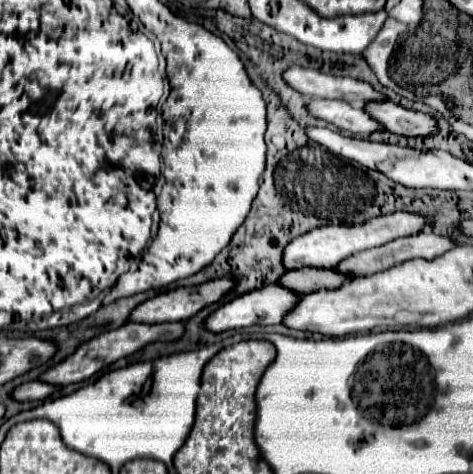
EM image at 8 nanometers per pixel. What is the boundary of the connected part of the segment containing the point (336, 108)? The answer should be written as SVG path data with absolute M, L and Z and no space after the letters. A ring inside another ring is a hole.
M307 100L307 110L319 120L325 120L339 130L349 132L361 132L369 134L373 130L383 130L379 122L375 122L363 108L355 108L349 102L343 100Z

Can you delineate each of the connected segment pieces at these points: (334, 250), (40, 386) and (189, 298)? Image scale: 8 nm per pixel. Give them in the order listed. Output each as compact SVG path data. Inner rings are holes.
M395 212L395 214L387 214L387 216L379 216L373 220L367 220L363 224L355 224L355 226L347 226L347 224L327 224L327 226L319 226L307 234L301 234L297 238L293 238L285 250L283 250L283 266L287 270L299 270L305 266L311 268L335 268L341 260L361 252L361 250L369 250L381 244L387 244L395 238L401 236L411 236L417 234L423 226L427 226L429 222L423 216L417 214L407 214L407 212Z
M25 382L19 384L13 392L11 398L17 402L31 402L31 400L43 400L47 396L51 396L55 388L51 384L43 384L43 382Z
M221 278L193 288L175 288L175 290L161 292L141 302L129 314L129 322L163 324L163 322L187 320L189 316L197 314L203 306L217 302L221 294L231 290L231 286L233 286L231 278Z

